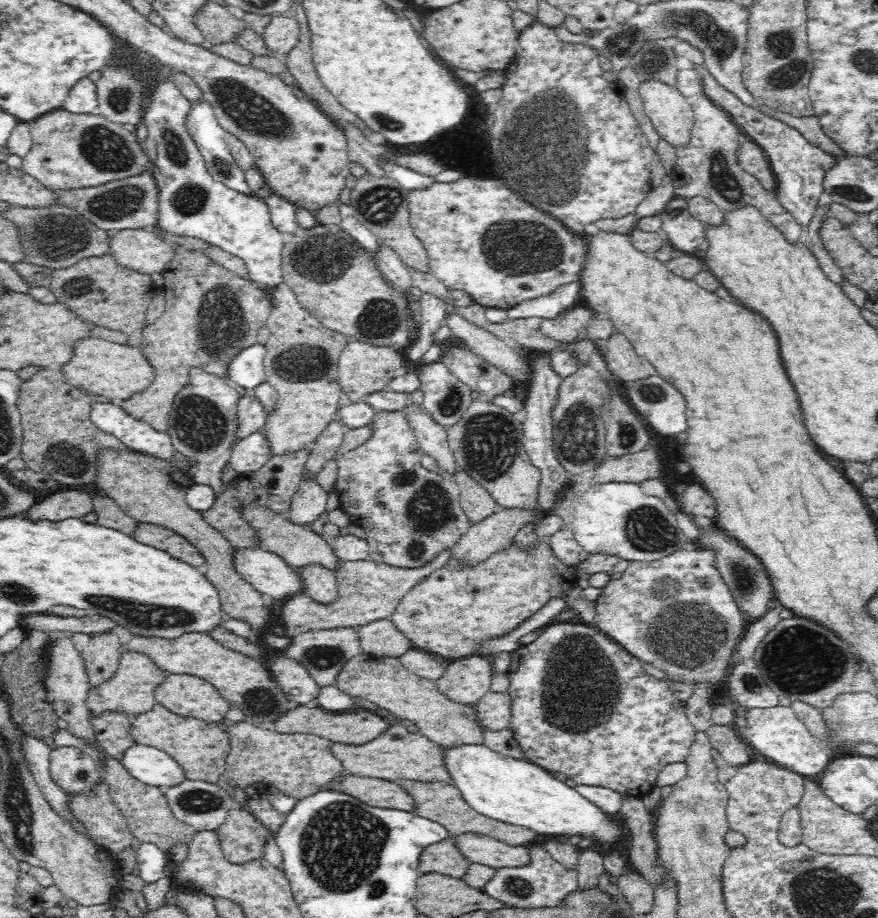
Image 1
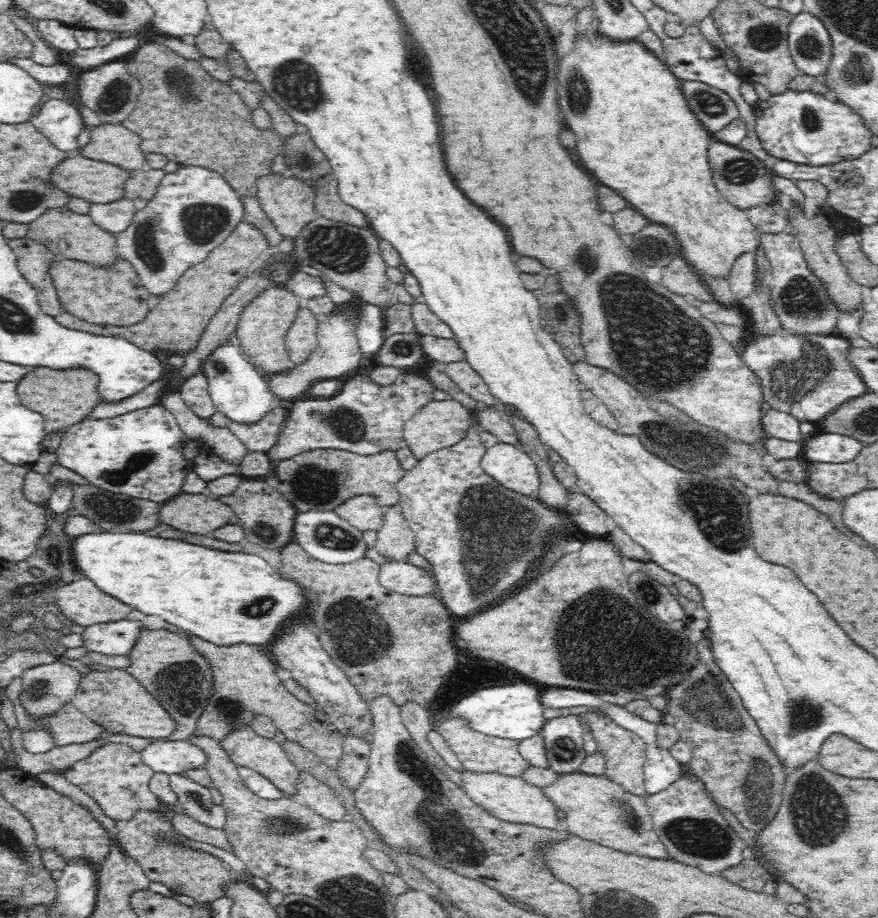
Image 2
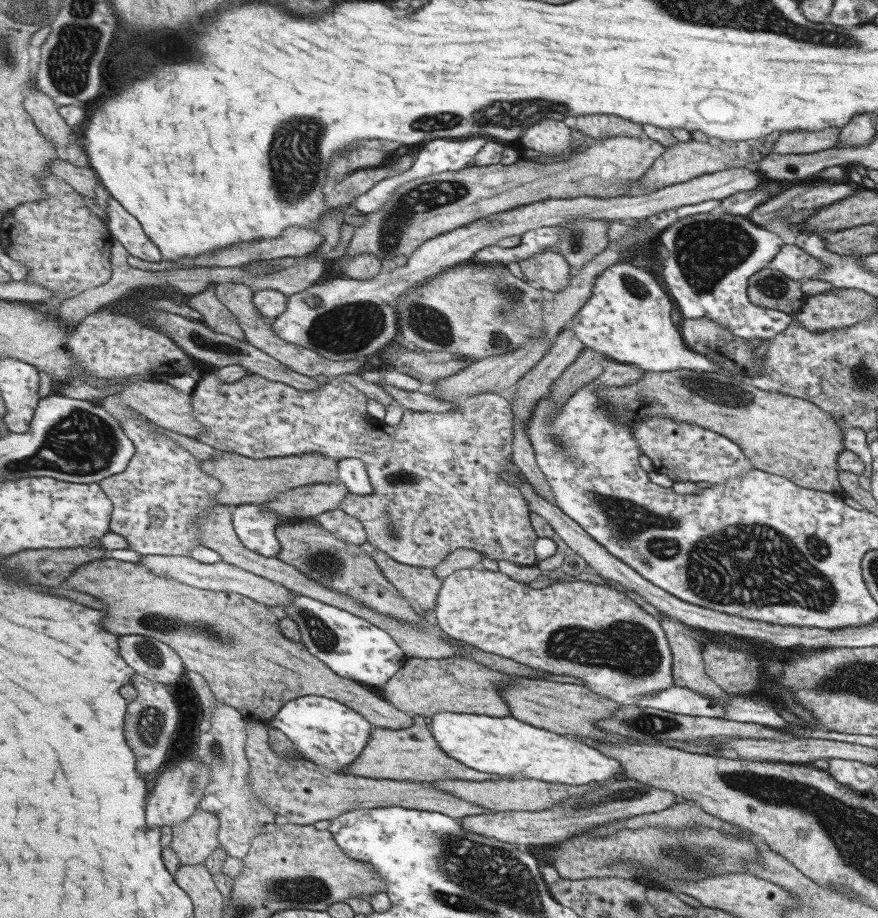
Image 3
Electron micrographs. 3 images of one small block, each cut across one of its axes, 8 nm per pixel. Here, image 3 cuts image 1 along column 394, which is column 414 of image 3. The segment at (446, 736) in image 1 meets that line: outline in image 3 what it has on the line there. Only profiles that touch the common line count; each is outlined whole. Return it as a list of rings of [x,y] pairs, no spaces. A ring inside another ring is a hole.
[[[463,656],[451,658],[405,658],[399,674],[381,686],[385,700],[409,716],[431,718],[439,712],[457,712],[457,714],[481,714],[491,718],[511,716],[509,706],[503,696],[499,696],[499,686],[511,684],[511,676],[495,672],[487,666],[481,666],[475,660]]]

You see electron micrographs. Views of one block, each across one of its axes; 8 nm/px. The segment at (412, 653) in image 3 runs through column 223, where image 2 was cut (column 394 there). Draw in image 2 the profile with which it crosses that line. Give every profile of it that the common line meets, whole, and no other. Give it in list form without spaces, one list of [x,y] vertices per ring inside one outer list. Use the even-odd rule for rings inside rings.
[[[394,506],[382,518],[382,526],[376,532],[378,532],[378,542],[376,542],[374,548],[382,554],[382,558],[402,562],[406,556],[416,552],[414,536],[408,530],[408,526],[402,518],[402,508],[400,506]]]

